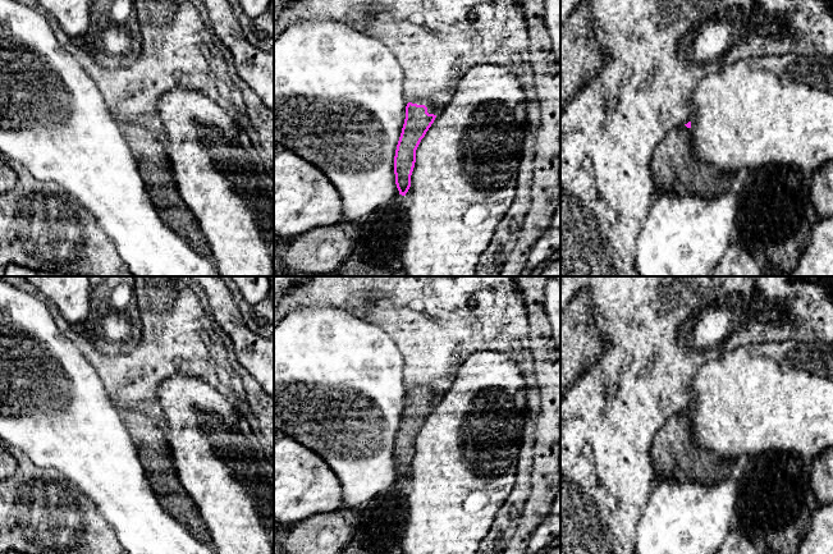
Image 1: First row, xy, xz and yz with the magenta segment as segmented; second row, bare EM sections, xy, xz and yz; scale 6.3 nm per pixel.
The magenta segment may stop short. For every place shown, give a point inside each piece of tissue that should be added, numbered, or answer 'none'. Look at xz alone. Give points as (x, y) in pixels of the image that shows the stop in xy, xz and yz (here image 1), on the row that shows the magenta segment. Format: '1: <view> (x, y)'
1: xz (430, 109)

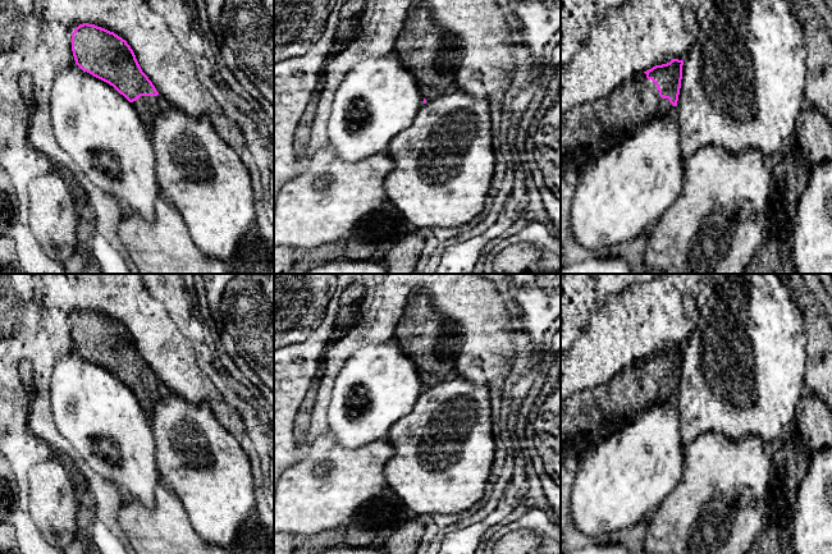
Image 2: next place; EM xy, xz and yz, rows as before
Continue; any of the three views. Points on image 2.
1: yz (589, 129)

